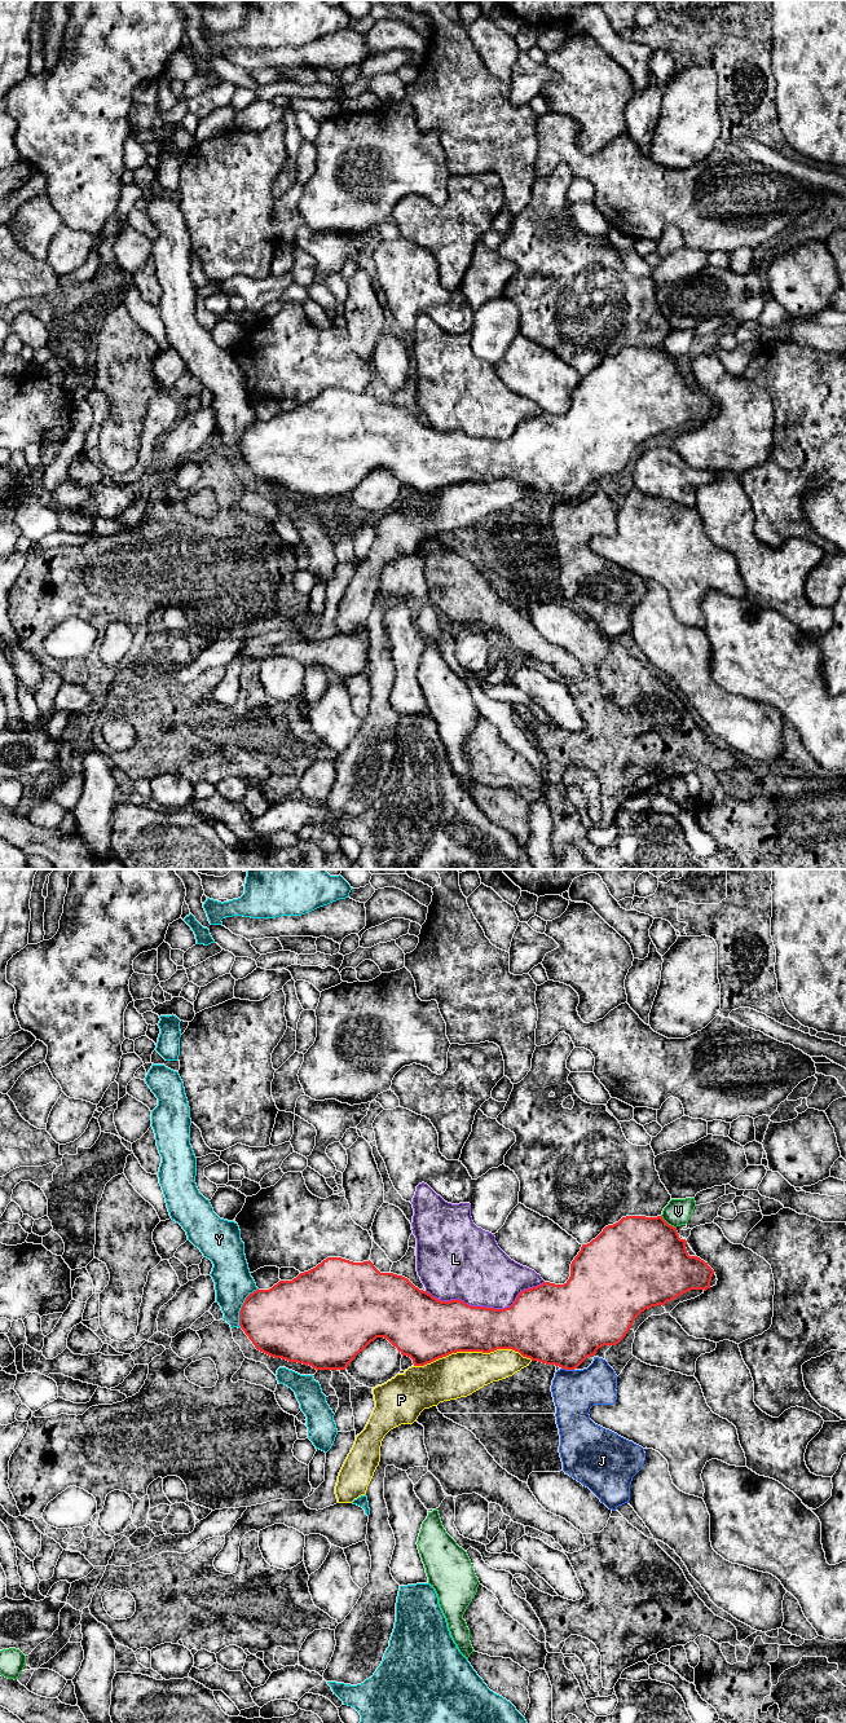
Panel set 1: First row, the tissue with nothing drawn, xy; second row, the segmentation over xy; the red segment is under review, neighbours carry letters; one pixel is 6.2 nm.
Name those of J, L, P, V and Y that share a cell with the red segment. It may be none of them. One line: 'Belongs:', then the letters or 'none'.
Belongs: P

